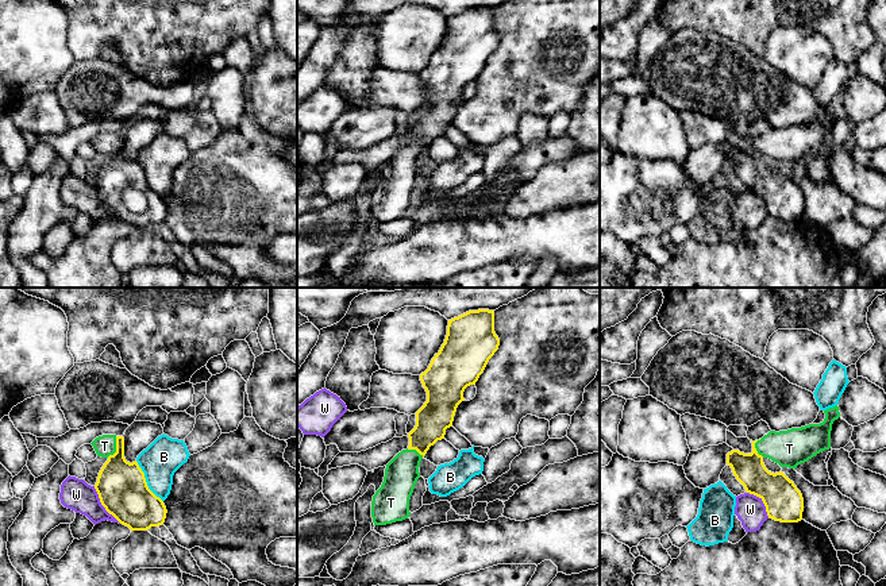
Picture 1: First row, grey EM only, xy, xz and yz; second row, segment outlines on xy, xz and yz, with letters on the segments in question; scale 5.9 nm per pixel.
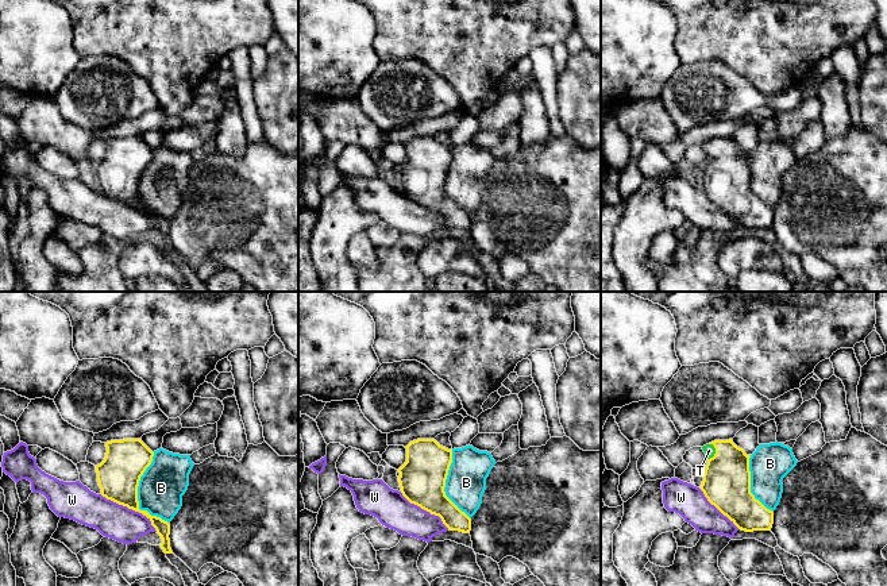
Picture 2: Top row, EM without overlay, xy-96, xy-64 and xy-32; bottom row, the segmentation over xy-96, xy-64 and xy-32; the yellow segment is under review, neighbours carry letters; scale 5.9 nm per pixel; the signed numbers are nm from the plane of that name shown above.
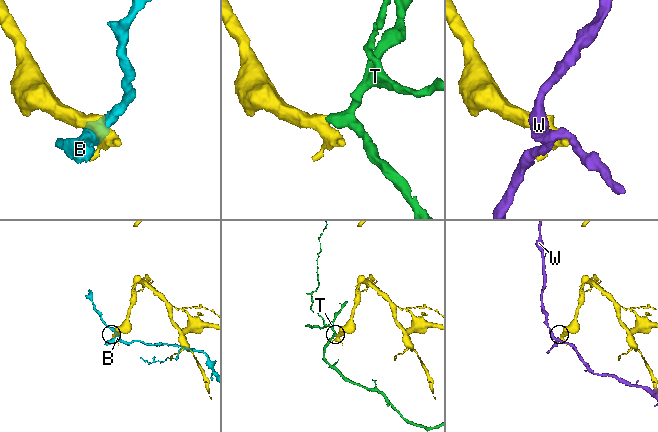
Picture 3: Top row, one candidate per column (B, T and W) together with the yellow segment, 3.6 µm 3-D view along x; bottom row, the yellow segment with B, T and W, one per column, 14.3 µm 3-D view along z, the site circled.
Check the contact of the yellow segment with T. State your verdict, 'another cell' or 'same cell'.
same cell

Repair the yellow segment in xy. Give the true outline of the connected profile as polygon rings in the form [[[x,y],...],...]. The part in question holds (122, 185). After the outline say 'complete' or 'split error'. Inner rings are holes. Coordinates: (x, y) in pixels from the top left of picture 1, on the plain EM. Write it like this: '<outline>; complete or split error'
[[[103,132],[90,140],[97,154],[108,158],[101,165],[95,186],[99,192],[101,203],[120,221],[132,228],[147,228],[151,224],[159,224],[166,216],[166,204],[147,184],[145,170],[138,159],[127,159],[124,155],[124,135],[116,132]]]; split error

